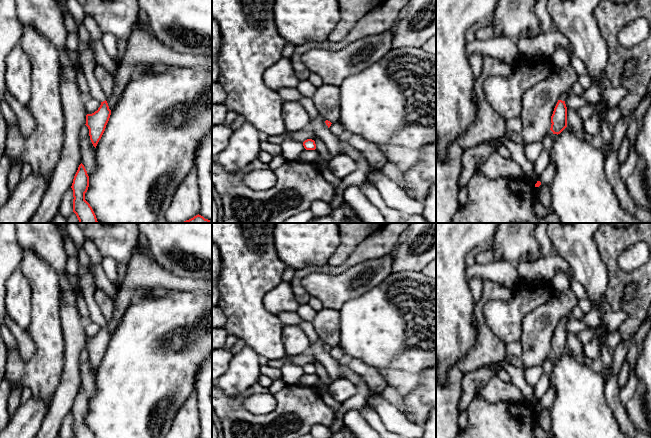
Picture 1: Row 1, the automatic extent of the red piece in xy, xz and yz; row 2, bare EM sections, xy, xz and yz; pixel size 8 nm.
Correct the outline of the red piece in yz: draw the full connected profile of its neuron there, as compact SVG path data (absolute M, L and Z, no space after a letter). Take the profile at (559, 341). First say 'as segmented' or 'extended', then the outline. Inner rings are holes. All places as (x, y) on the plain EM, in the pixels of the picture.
extended; M565 315L558 324L553 338L551 340L551 352L553 358L560 358L567 351L567 331L565 324L569 320L570 315Z

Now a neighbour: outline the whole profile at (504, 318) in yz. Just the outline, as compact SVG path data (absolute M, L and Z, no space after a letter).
M518 279L511 291L509 301L490 300L483 307L486 324L505 344L521 340L524 317L548 302L555 292L549 280L523 279Z

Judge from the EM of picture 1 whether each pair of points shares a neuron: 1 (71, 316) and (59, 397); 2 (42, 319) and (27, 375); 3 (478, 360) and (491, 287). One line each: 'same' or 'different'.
1: same
2: same
3: same

